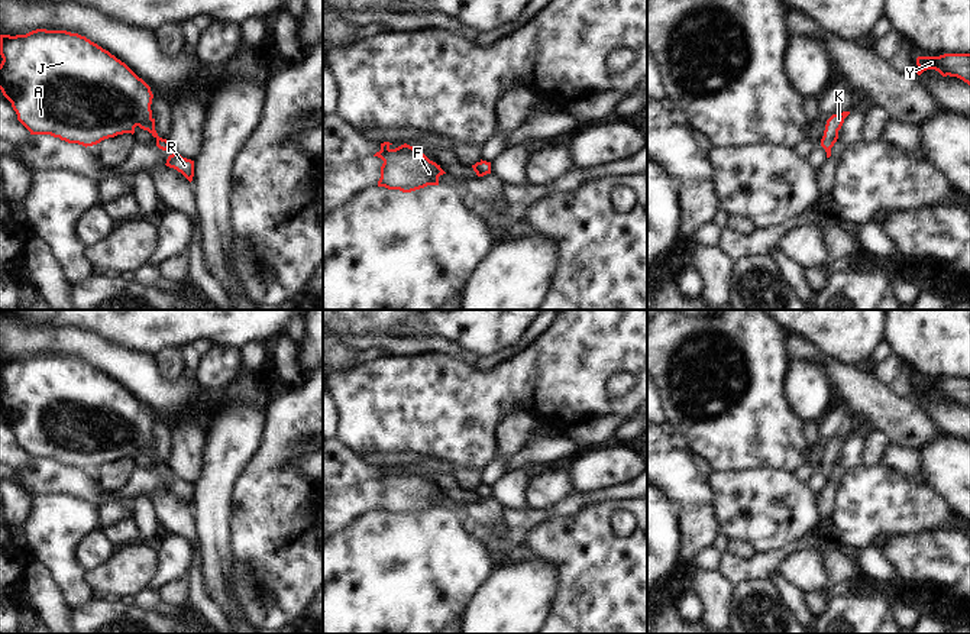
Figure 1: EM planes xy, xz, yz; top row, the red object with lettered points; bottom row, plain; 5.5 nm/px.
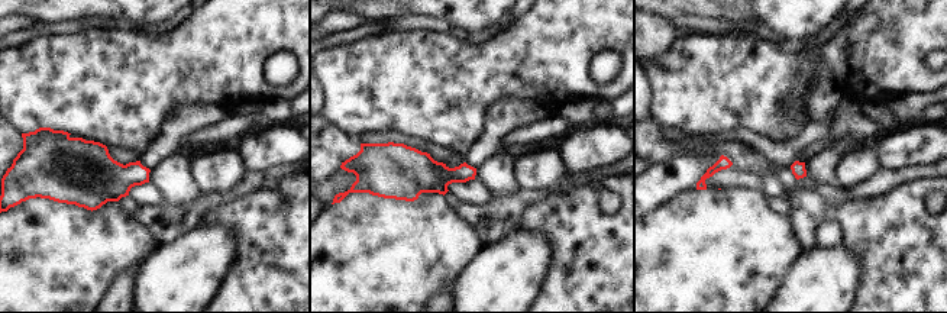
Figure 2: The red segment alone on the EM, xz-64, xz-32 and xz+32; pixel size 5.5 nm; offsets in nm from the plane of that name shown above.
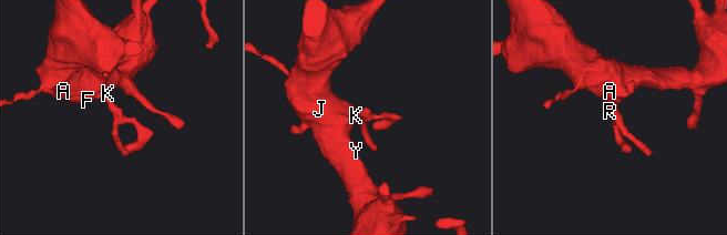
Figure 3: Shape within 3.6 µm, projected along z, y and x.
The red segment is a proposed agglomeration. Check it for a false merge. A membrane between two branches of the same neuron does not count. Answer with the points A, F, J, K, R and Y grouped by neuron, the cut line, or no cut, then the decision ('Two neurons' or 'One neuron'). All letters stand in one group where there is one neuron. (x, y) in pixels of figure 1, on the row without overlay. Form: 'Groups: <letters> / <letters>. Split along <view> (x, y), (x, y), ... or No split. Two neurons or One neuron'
Groups: A F J K R Y. No split. One neuron

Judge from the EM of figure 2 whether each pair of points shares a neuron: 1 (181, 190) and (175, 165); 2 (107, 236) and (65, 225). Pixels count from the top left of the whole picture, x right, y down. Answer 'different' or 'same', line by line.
1: same
2: same

